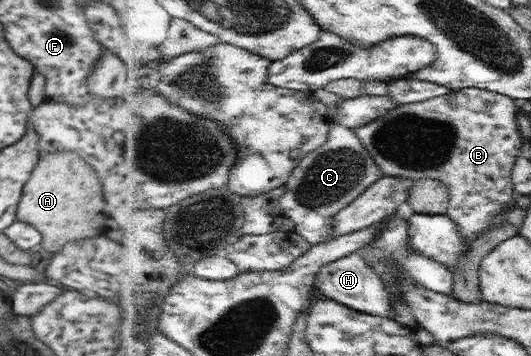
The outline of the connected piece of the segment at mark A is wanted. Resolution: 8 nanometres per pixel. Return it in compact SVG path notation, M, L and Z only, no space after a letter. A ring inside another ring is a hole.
M76 152L41 153L39 163L24 184L22 197L17 205L17 220L33 225L41 233L43 240L40 245L47 252L56 253L69 242L98 235L102 221L108 217L104 211L106 201L102 197L102 185L98 179L94 179L94 169L84 161Z

